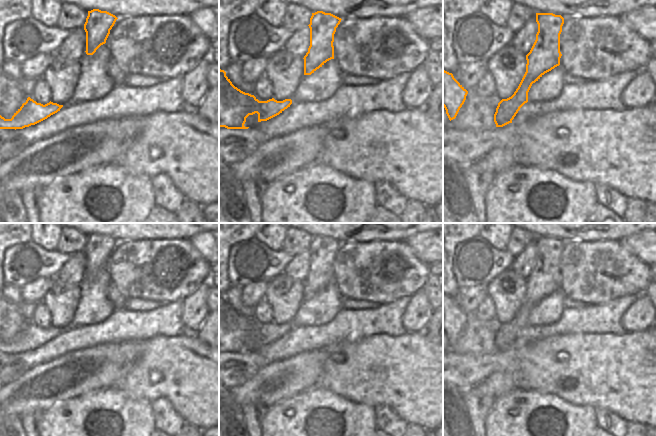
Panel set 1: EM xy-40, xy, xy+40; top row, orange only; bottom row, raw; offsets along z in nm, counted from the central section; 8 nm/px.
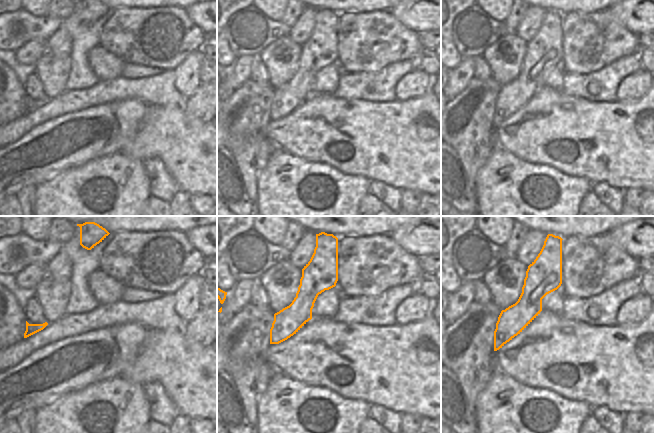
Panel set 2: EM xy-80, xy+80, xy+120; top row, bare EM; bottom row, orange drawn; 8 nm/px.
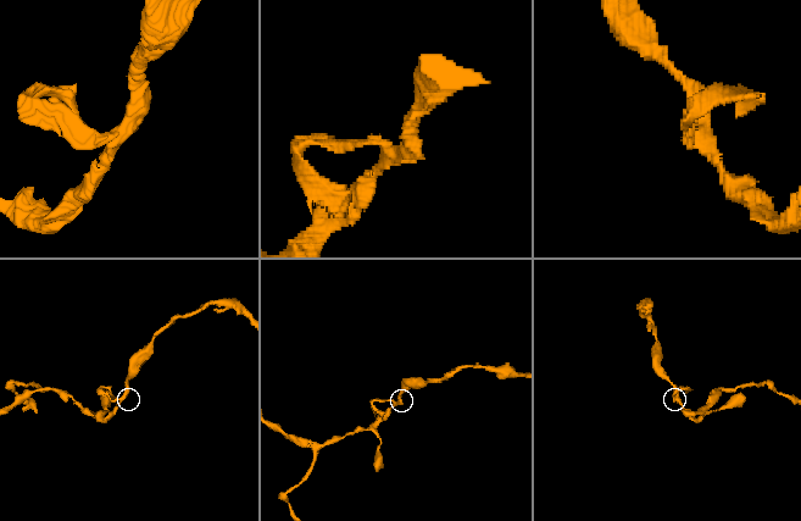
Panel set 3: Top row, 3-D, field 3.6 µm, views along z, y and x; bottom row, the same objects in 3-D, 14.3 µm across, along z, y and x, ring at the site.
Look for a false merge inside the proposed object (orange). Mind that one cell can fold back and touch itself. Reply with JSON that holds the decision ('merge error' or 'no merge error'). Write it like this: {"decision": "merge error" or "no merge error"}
{"decision": "merge error"}

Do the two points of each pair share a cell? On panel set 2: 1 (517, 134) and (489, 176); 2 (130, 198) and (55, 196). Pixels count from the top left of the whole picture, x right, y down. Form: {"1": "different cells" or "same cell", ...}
{"1": "different cells", "2": "same cell"}

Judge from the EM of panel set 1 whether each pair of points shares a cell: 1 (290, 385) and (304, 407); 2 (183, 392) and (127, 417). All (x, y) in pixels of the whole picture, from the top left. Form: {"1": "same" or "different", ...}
{"1": "different", "2": "different"}

